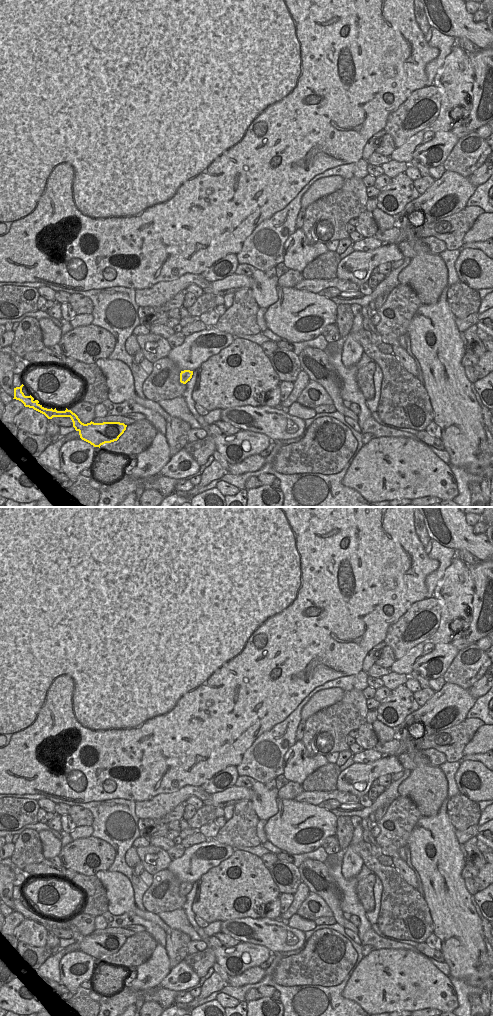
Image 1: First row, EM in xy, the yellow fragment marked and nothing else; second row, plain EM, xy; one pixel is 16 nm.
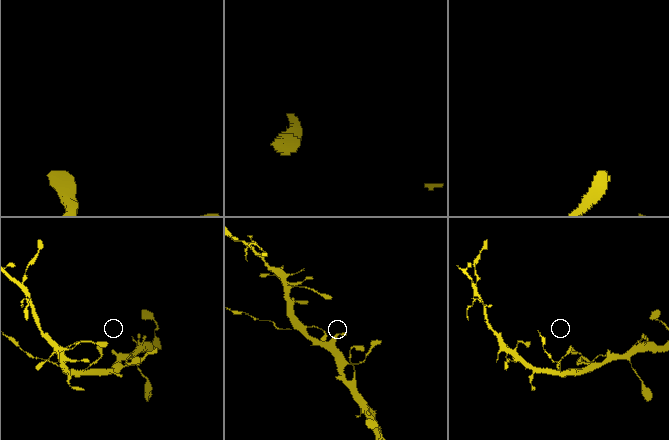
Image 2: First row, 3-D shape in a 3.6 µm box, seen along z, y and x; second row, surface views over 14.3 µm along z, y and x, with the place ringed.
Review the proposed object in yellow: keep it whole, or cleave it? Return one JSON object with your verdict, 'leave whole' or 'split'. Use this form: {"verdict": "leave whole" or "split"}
{"verdict": "split"}

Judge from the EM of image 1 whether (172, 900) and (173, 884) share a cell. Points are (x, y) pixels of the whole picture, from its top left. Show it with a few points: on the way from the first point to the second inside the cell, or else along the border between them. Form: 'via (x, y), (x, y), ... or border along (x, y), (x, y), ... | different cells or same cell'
via (172, 896), (172, 888) | same cell

